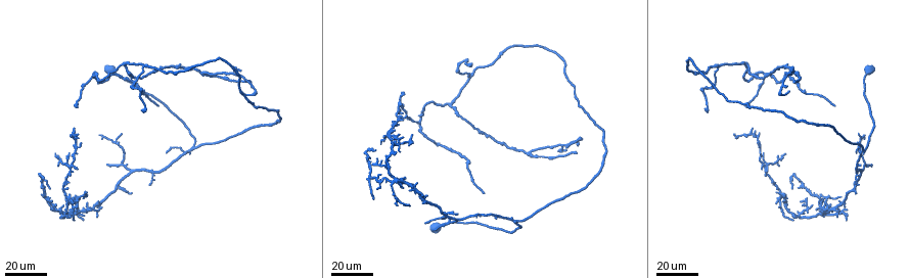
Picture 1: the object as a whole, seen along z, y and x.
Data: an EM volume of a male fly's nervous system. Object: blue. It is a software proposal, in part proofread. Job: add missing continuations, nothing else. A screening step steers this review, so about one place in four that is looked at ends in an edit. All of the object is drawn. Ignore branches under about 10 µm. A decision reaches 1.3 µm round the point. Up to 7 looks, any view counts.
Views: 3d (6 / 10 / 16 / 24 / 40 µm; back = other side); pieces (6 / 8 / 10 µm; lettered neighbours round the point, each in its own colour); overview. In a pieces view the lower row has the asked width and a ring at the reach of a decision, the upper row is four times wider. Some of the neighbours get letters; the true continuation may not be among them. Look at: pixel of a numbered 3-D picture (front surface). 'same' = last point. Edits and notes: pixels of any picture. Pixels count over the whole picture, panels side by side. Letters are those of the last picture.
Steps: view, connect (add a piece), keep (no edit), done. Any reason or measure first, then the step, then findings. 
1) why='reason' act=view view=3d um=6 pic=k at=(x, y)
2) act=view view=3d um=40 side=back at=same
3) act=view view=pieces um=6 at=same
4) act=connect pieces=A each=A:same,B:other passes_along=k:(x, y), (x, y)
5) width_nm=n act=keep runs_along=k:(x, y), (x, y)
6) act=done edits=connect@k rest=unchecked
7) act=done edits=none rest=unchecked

why='an open end' act=view view=3d um=24 pic=1 at=(787, 88)

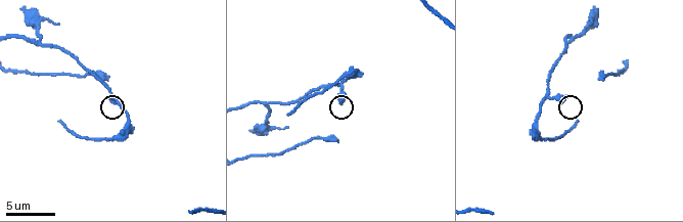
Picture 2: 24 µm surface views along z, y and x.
act=view view=pieces um=8 pic=2 at=(342, 102)

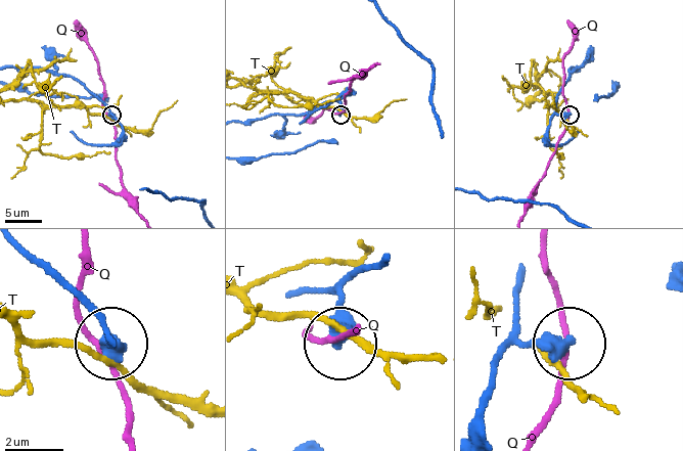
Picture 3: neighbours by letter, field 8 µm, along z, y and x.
act=keep each=Q:other,T:other runs_along=3:(520, 286), (520, 337), (566, 345) found='no lettered piece goes on from it'

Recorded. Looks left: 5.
why='long arm stops here' act=view view=pieces um=6 pic=2 at=(289, 113)

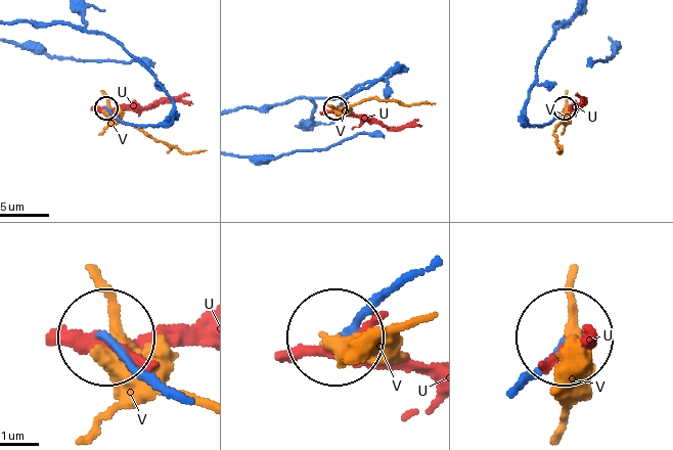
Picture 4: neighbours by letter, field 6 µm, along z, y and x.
width_nm=160 act=keep each=U:other,V:other runs_along=4:(517, 388), (559, 345) found='none of them fits'

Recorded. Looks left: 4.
why='end of a long branch' act=view view=3d um=24 pic=1 at=(156, 106)

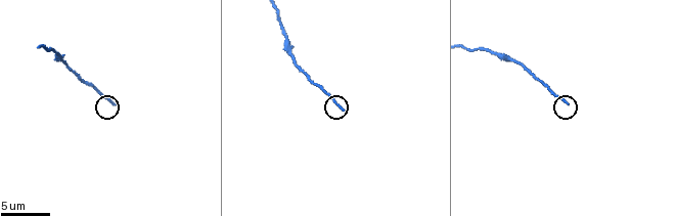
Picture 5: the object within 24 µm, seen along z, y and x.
act=view view=pieces um=10 pic=5 at=(114, 105)

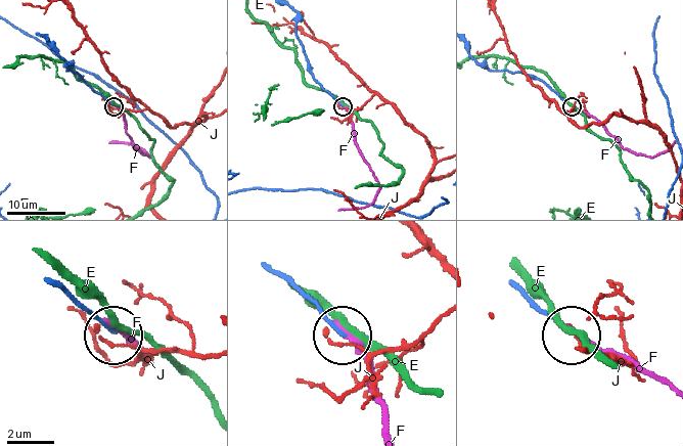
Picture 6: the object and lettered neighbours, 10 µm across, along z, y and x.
act=keep each=E:other,F:other,J:other runs_along=6:(60, 284), (110, 329) found='none of them fits'

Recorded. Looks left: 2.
act=done edits=none rest=unchecked

